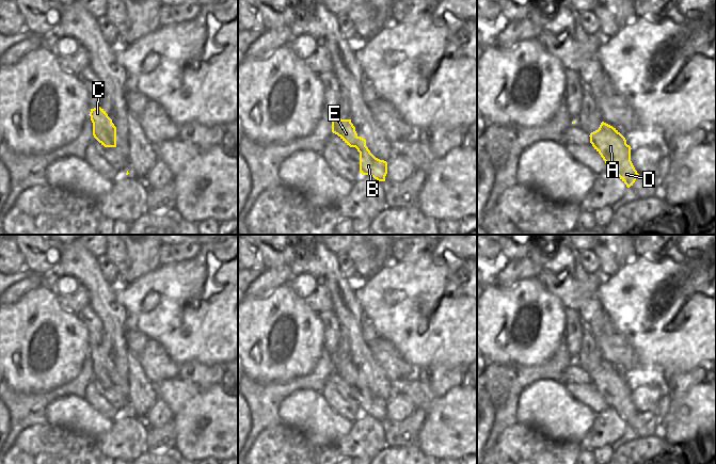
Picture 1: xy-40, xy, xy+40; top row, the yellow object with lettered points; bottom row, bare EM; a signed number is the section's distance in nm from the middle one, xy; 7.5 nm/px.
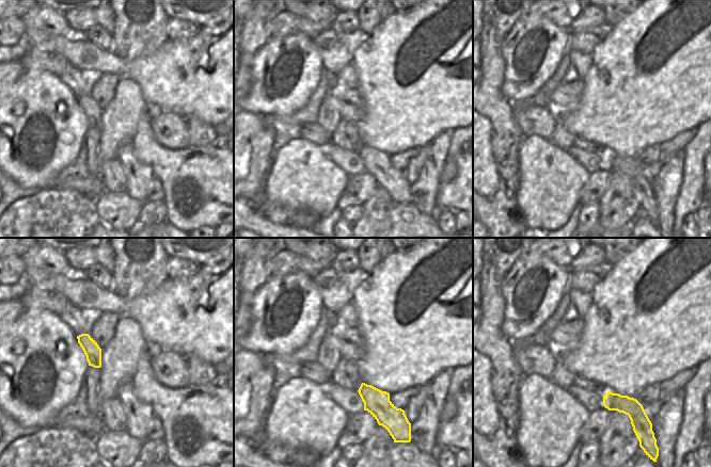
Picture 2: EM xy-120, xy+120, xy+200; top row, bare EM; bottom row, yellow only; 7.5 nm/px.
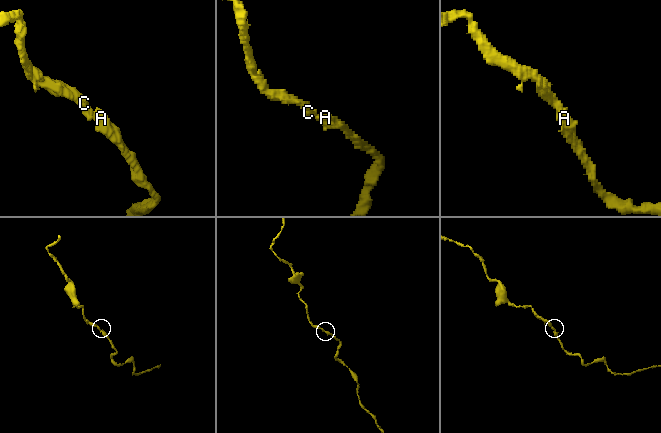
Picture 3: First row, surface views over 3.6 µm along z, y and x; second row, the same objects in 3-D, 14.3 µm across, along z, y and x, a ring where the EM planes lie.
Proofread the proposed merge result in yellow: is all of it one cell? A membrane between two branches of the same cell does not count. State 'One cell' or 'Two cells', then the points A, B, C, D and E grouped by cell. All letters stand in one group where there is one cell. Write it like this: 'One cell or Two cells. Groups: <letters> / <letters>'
One cell. Groups: A B C D E.

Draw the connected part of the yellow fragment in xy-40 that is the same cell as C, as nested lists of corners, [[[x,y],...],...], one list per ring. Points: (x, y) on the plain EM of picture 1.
[[[100,346],[91,348],[93,374],[105,386],[116,386],[116,366]]]

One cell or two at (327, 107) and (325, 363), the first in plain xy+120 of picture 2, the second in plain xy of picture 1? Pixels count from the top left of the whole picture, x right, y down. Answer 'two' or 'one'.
two

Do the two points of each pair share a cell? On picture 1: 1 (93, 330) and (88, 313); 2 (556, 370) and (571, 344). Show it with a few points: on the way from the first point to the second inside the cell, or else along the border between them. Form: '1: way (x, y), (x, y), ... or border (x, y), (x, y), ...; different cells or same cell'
1: way (93, 325), (89, 317); same cell
2: border (563, 337), (563, 344), (571, 361); different cells

